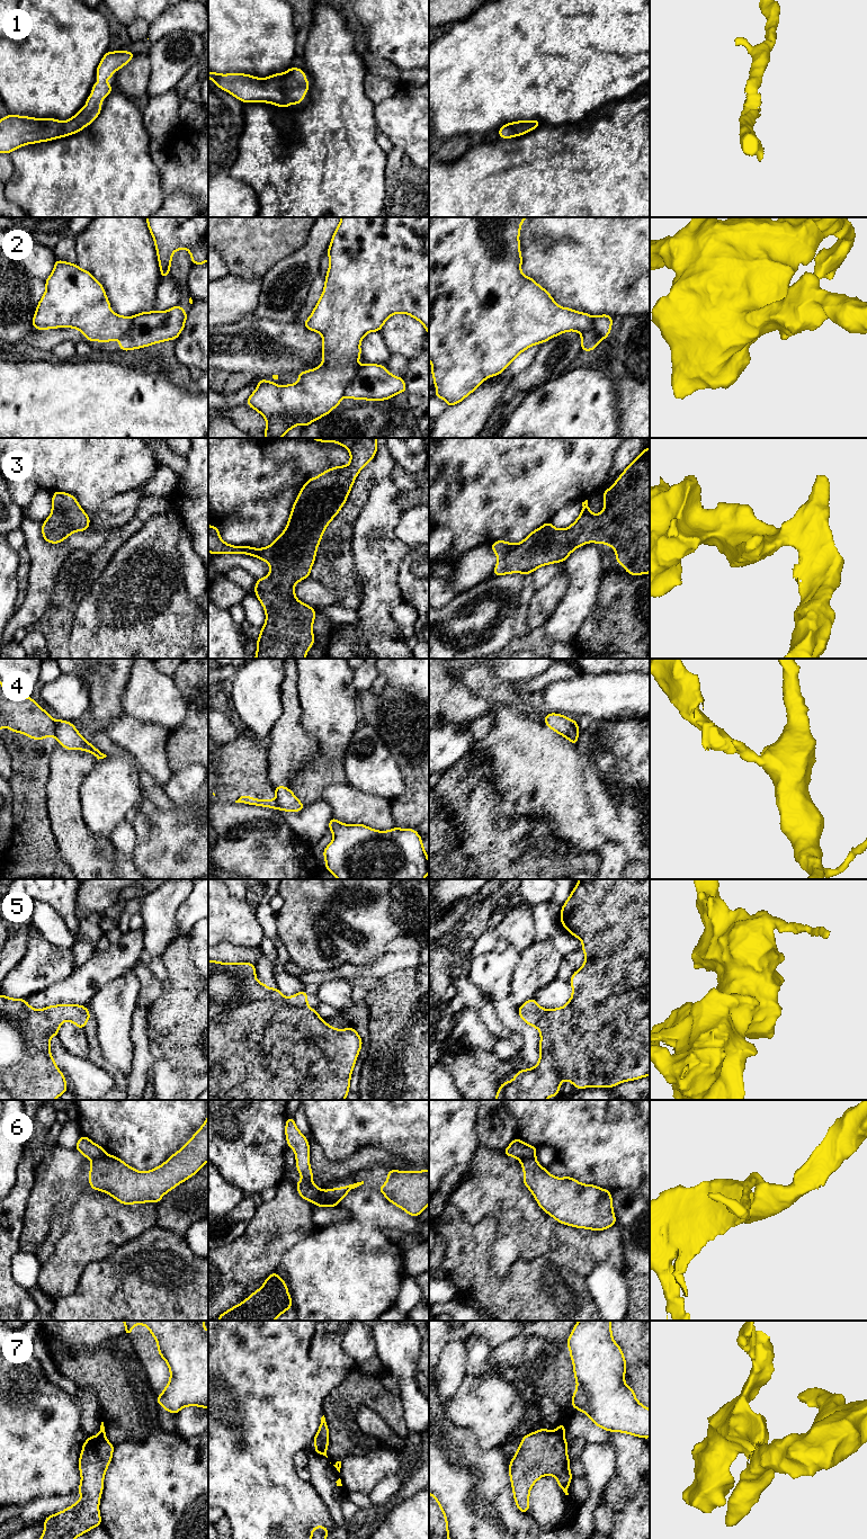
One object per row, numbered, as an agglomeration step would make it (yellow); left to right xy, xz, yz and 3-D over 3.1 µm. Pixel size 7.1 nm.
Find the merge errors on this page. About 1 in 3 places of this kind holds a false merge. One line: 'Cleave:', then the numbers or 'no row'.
Cleave: 4, 6, 7

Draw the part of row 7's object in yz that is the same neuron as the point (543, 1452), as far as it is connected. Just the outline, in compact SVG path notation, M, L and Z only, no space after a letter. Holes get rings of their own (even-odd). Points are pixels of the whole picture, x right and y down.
M539 1429L522 1437L522 1440L509 1464L509 1476L513 1492L513 1500L520 1512L529 1510L529 1494L533 1485L543 1476L552 1475L557 1479L560 1488L569 1495L567 1487L572 1480L570 1459L566 1451L567 1442L553 1430Z

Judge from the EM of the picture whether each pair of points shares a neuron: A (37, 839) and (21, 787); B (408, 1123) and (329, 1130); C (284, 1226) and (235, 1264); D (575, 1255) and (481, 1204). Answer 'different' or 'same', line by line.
A: same
B: same
C: same
D: same

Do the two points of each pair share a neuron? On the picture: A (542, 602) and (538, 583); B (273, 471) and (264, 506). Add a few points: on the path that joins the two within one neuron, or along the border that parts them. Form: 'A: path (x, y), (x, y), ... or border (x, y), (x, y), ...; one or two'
A: border (560, 571), (535, 591); two
B: path (273, 480), (273, 483), (264, 492), (264, 497); one

